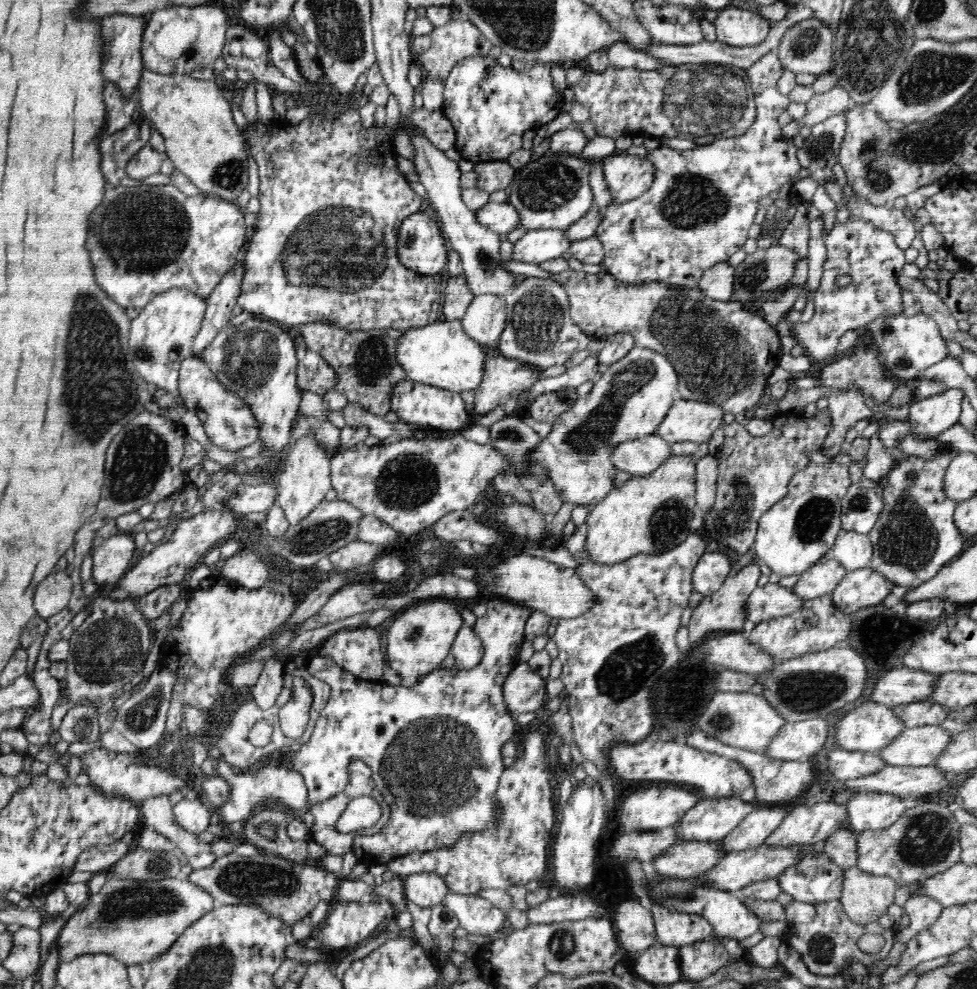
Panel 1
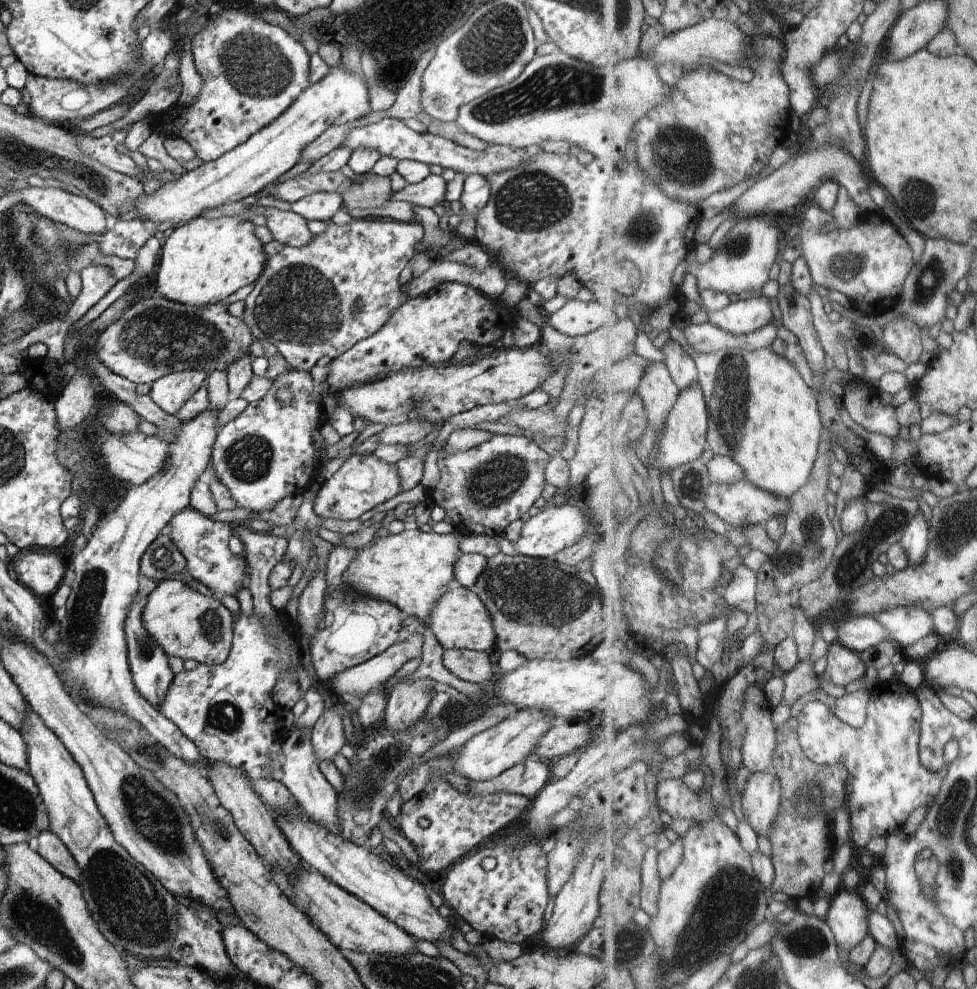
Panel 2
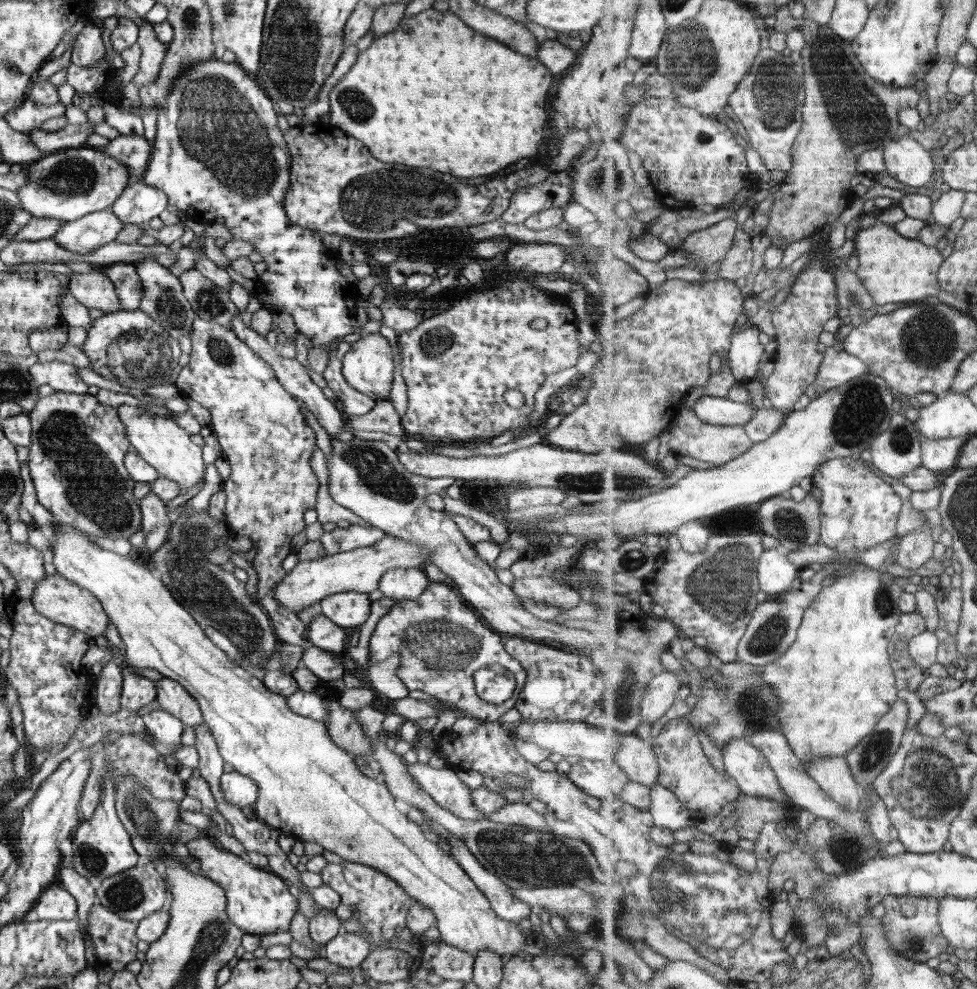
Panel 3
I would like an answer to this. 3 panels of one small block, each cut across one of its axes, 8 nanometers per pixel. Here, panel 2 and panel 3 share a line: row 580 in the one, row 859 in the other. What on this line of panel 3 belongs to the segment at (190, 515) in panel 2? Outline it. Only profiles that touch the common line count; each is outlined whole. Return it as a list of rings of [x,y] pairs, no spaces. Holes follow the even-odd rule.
[[[209,836],[186,843],[189,854],[200,861],[200,873],[218,883],[226,893],[226,912],[230,920],[248,934],[274,934],[288,932],[292,917],[297,913],[298,895],[291,886],[270,870],[254,866],[244,856],[225,849]]]

